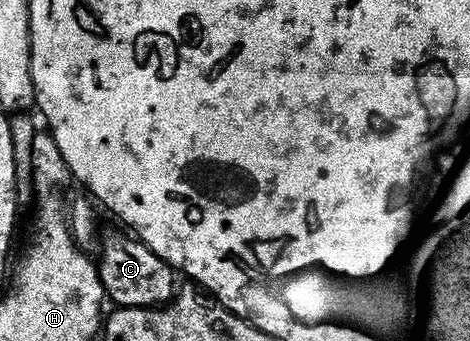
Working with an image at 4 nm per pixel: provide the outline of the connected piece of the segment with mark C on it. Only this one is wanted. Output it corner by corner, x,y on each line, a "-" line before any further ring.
129,233
106,234
102,238
102,247
96,256
98,275
107,299
120,306
156,306
165,303
175,293
175,271
160,256
156,256
143,242

